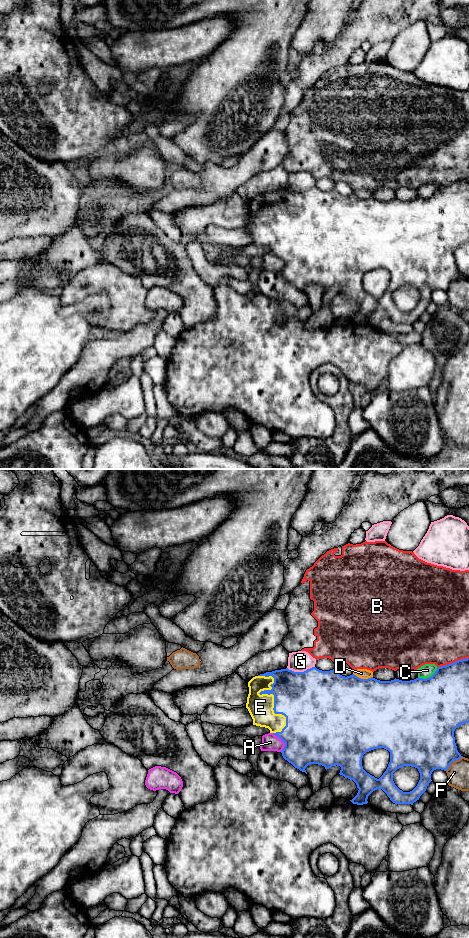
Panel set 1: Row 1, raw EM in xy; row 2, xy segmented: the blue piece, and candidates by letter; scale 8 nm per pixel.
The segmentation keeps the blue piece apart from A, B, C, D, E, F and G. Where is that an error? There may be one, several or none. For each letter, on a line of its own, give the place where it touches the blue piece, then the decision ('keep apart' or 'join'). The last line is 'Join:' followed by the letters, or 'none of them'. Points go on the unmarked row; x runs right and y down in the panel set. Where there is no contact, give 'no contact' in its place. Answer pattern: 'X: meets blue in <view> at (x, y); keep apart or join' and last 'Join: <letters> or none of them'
A: meets blue in xy at (282, 260); keep apart
B: meets blue in xy at (452, 183); keep apart
C: meets blue in xy at (429, 197); keep apart
D: meets blue in xy at (363, 199); keep apart
E: meets blue in xy at (271, 213); join
F: meets blue in xy at (453, 280); keep apart
G: meets blue in xy at (300, 192); keep apart
Join: E

